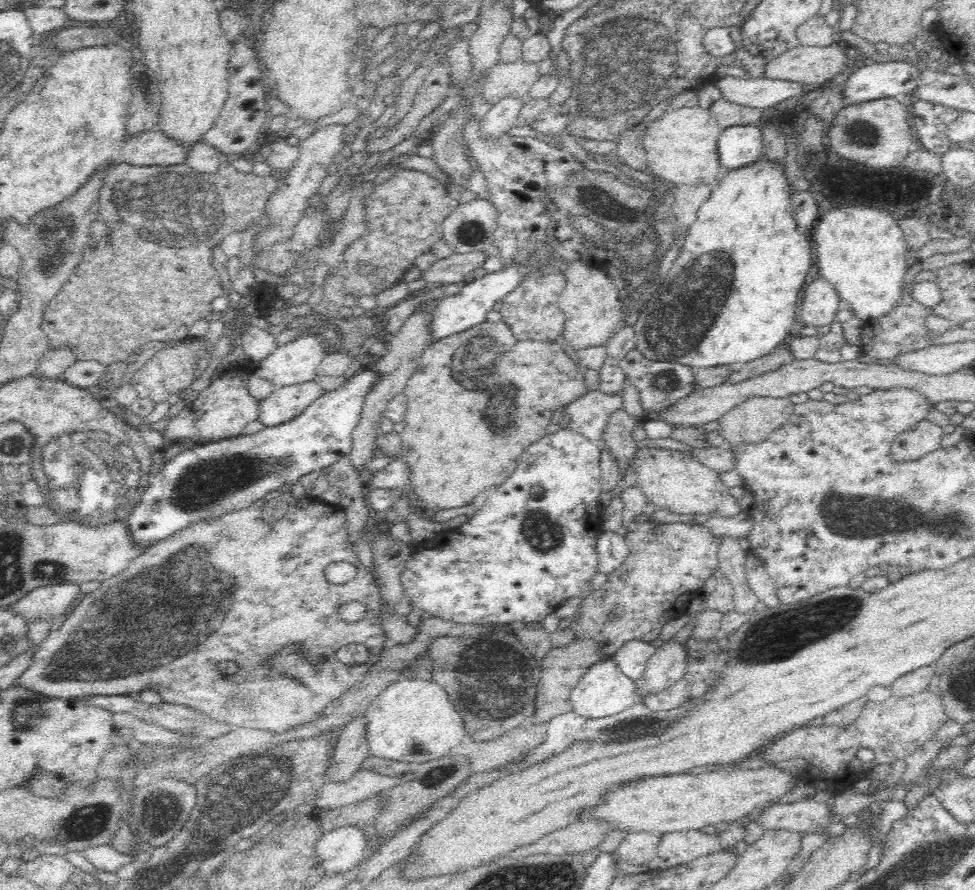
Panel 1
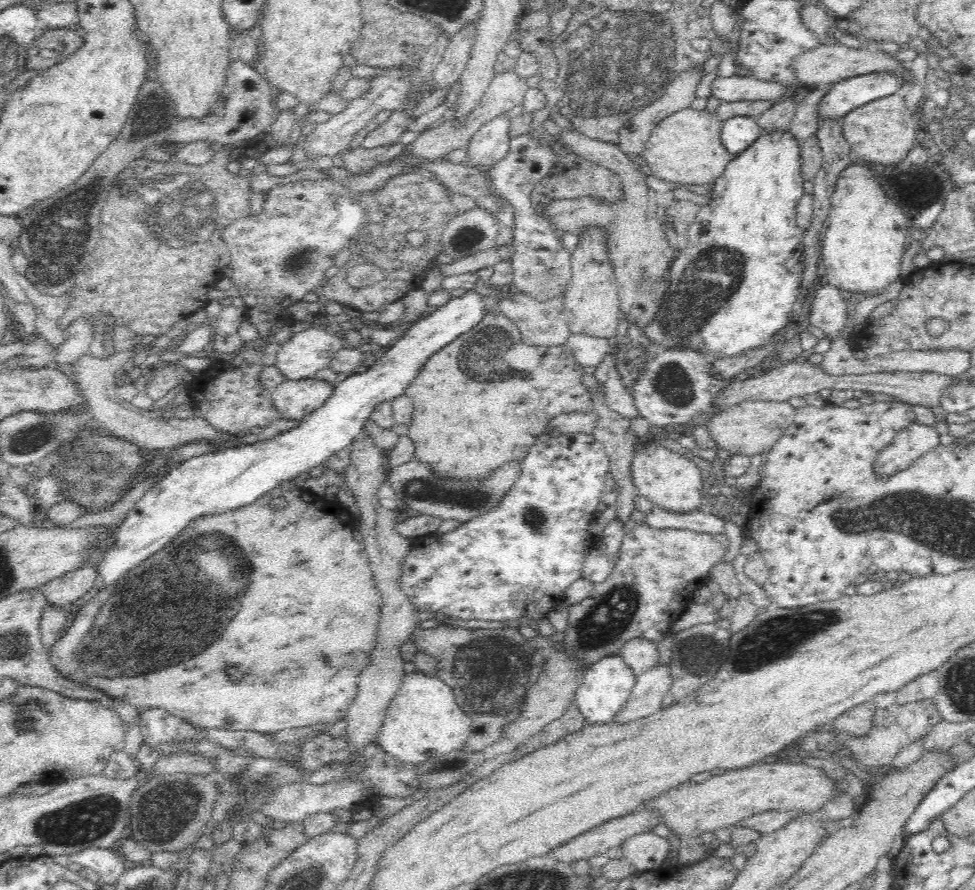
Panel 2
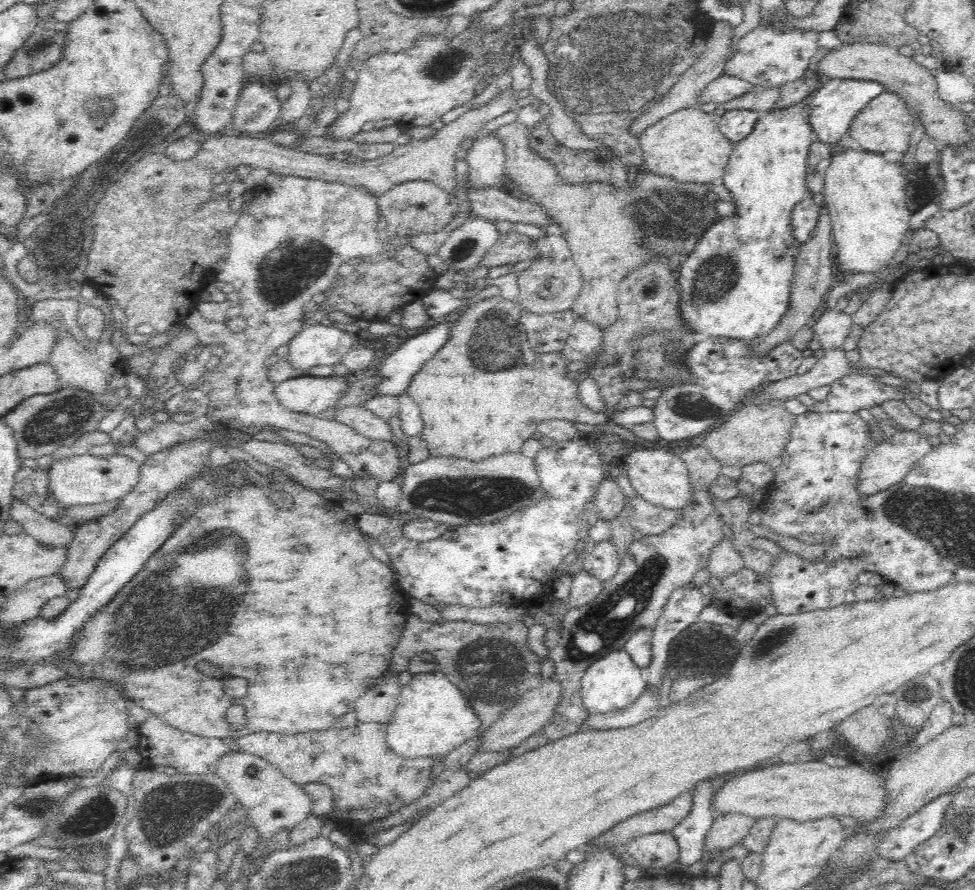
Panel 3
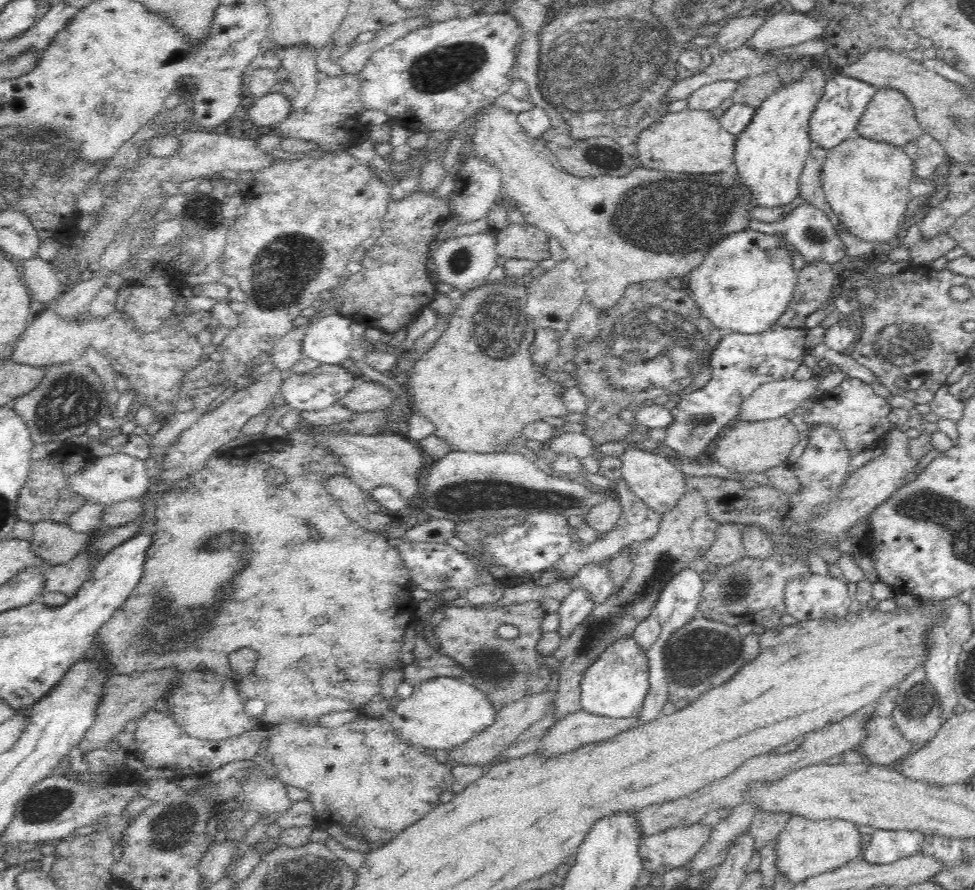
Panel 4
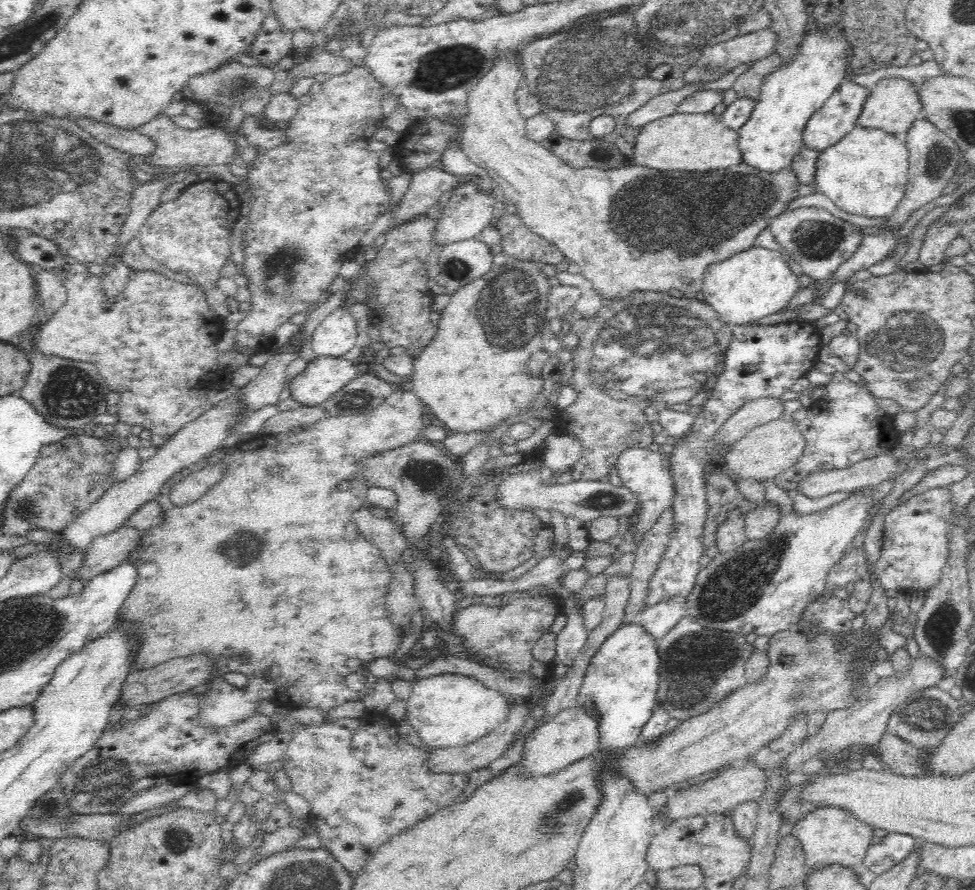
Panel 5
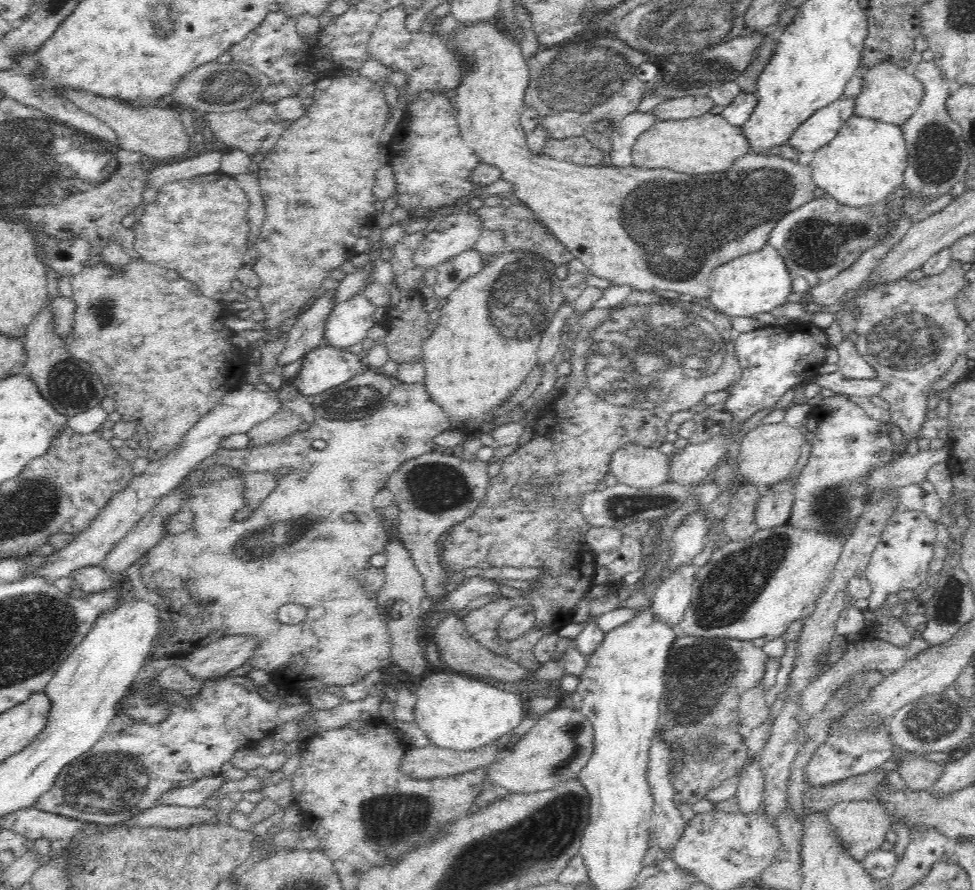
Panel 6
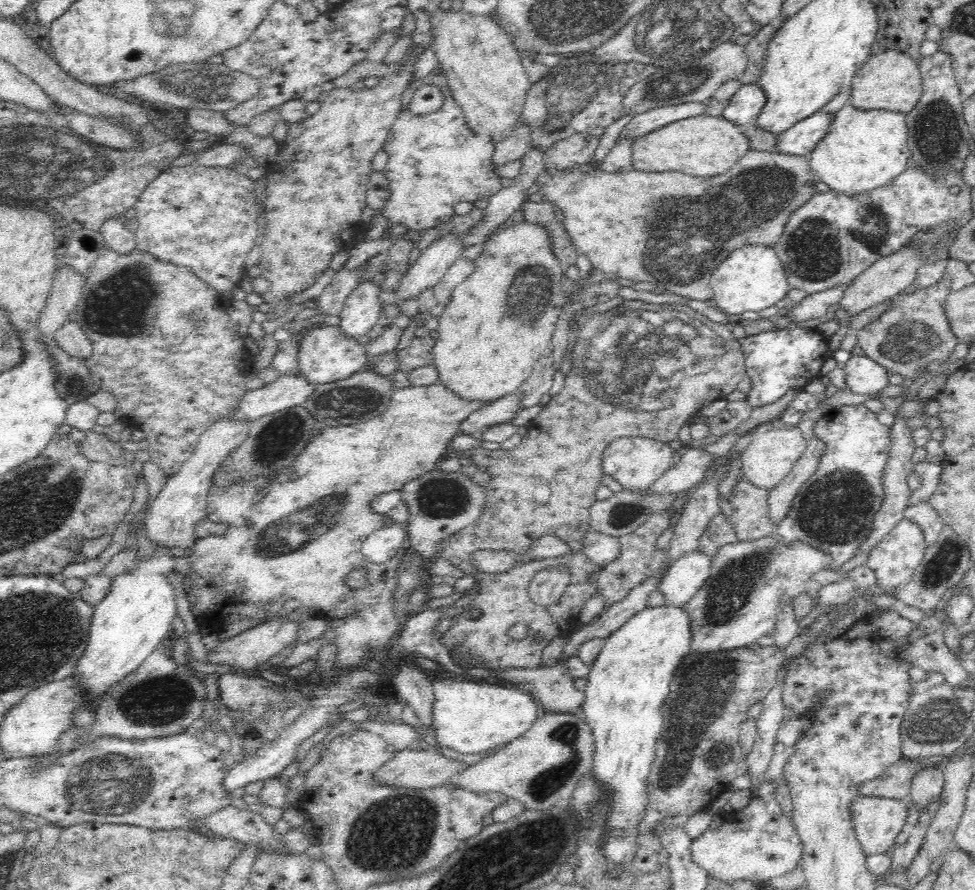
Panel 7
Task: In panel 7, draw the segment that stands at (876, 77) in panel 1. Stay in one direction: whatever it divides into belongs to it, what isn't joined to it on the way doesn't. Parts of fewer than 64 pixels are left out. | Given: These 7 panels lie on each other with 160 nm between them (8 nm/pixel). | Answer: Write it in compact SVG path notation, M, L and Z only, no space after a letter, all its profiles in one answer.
M824 110L815 112L788 131L776 135L778 137L776 151L787 155L809 156L826 136L835 119L836 113L828 113Z

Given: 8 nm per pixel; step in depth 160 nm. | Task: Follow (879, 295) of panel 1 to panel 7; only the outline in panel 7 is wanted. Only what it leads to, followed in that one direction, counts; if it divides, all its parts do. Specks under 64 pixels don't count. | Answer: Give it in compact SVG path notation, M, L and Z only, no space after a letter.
M847 102L836 112L836 119L826 136L809 154L809 165L816 173L817 179L827 184L831 190L844 192L849 196L880 188L900 176L908 168L908 158L911 157L911 152L907 145L909 132L906 120L906 114L903 112L858 110Z

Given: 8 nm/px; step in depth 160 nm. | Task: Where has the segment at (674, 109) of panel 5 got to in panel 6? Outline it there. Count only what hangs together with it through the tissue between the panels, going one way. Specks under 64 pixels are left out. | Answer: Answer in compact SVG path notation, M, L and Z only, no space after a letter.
M634 111L624 117L612 134L612 150L607 154L607 165L617 167L632 165L631 152L636 139L656 122L656 115L652 115L652 111Z

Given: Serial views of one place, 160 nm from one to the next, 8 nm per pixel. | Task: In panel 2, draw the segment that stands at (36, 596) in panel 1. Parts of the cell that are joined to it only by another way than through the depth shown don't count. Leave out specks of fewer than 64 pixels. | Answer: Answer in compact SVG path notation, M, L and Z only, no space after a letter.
M86 561L80 568L50 580L39 589L43 590L48 605L71 610L73 603L80 600L92 588L97 574L96 566Z

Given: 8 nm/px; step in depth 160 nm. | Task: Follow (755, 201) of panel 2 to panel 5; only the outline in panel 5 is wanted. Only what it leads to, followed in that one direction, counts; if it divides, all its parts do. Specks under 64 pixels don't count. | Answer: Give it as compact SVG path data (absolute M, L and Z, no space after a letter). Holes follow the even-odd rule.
M833 26L816 27L805 33L798 54L766 76L760 98L751 118L740 128L738 148L743 162L764 172L780 172L791 168L794 156L804 148L803 134L811 116L833 95L847 77L846 37ZM754 245L726 260L709 264L703 274L701 294L718 317L732 326L760 323L764 316L782 311L799 288L798 277L780 251Z

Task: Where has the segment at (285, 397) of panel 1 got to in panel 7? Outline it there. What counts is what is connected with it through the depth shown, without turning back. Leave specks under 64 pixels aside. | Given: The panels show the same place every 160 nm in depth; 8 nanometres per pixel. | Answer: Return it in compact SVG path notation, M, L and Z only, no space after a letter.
M318 325L306 329L303 340L298 348L299 371L298 375L314 384L329 384L339 382L365 369L369 365L369 357L365 346L360 346L358 341L344 335L335 326Z

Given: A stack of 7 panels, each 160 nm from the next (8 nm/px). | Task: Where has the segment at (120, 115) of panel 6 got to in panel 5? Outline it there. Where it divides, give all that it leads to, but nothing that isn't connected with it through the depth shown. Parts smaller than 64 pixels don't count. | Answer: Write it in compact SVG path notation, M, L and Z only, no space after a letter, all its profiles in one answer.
M162 112L162 114L156 116L152 121L142 124L138 128L128 128L152 137L152 140L156 141L156 150L151 154L150 164L159 168L162 172L172 168L184 170L192 166L210 166L210 164L228 165L239 155L236 142L229 137L229 134L219 124L190 130L178 127L170 120L171 118Z

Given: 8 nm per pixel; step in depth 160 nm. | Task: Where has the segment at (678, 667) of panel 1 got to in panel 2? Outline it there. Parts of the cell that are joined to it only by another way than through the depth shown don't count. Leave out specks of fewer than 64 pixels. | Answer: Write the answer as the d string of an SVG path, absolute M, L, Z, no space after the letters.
M670 662L667 664L658 663L637 674L628 702L614 716L612 722L624 724L658 712L672 682L674 679L670 673Z

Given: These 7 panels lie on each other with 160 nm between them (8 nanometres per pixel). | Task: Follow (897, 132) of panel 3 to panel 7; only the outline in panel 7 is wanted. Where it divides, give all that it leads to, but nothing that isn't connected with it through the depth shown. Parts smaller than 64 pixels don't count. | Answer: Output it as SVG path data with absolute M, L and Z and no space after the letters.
M898 49L872 53L858 68L850 88L848 103L858 110L889 110L906 114L914 110L923 93L918 60Z

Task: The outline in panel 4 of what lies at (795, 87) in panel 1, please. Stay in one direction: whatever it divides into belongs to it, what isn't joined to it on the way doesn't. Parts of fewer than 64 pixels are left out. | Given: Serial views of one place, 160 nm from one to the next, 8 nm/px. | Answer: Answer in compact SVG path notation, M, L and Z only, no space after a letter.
M722 79L701 86L687 98L687 108L711 111L731 98L738 88L738 81Z

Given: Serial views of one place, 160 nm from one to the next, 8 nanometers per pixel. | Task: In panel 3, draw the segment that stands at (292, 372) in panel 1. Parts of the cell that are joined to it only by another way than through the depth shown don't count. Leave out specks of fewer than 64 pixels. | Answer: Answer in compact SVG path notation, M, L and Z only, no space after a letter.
M325 321L316 325L306 322L303 330L288 342L288 353L284 358L306 375L313 367L341 363L350 348L352 336L340 325Z

